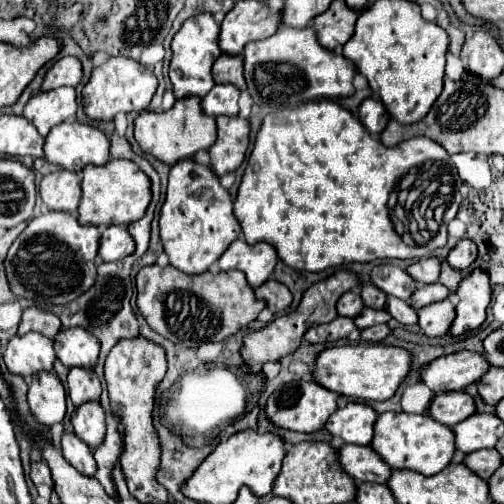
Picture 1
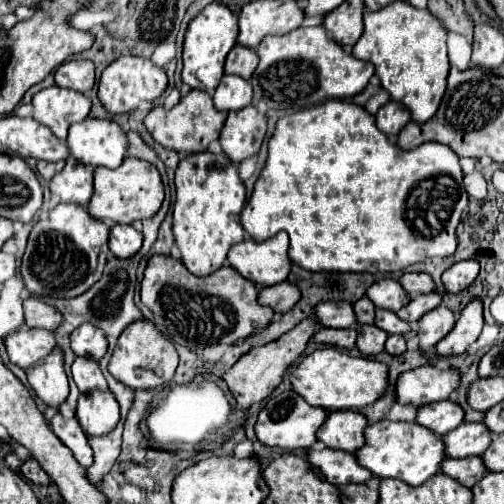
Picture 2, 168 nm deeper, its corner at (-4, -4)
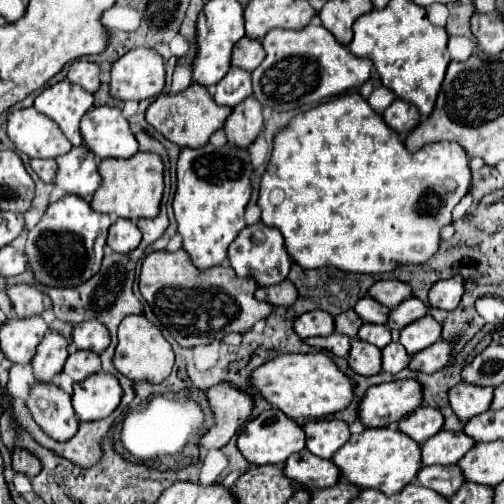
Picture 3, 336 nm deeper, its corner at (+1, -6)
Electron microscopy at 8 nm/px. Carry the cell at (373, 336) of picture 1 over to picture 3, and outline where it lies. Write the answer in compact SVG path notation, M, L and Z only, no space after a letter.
M390 342L382 350L382 370L390 374L398 374L402 368L408 366L408 352L400 342Z

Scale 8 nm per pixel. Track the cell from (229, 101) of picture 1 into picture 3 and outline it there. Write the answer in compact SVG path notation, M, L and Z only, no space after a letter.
M230 68L230 72L216 84L214 102L220 104L220 106L234 108L236 104L240 104L250 94L252 94L250 72L238 70L238 68Z

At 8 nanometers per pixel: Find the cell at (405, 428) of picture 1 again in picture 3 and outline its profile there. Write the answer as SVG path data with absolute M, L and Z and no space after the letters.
M366 428L362 434L354 434L334 456L332 460L340 468L342 476L362 488L378 488L384 494L396 494L406 484L410 484L422 468L420 444L414 442L400 430L390 428Z

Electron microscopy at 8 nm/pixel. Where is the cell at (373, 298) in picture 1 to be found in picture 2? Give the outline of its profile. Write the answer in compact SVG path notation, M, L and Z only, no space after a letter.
M363 296L361 300L357 300L357 304L353 304L353 310L355 310L357 324L373 324L375 304L371 300L367 300L367 296Z

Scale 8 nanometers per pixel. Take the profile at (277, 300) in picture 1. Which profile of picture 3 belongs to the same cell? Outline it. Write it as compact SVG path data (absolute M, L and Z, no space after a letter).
M284 280L276 286L268 286L268 288L258 288L256 290L256 300L262 300L262 302L268 302L272 306L292 306L298 298L298 292L294 288L292 282Z

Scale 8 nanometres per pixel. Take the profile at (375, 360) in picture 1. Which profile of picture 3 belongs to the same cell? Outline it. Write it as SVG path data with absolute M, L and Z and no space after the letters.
M324 352L308 354L284 354L262 364L252 372L254 386L262 396L276 408L284 410L294 420L306 418L326 418L326 416L304 416L304 414L336 414L350 406L354 400L356 384L334 364L334 360Z

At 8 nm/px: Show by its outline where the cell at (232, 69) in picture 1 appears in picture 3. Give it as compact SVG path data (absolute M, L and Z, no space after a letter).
M244 36L240 42L236 42L232 52L232 66L252 72L256 66L260 66L262 60L264 60L264 48L260 46L258 40L250 40Z

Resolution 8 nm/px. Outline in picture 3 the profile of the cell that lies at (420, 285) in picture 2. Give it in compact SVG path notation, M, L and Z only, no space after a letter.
M380 280L368 290L368 296L376 298L380 304L394 308L402 300L412 298L412 286L406 282L400 282L400 280Z

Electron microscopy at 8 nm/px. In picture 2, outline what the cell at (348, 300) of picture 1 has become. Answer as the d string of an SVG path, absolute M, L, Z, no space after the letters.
M321 302L313 308L313 318L325 328L355 328L355 314L349 302Z

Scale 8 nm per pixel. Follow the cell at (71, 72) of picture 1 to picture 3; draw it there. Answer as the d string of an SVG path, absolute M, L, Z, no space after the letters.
M76 60L76 62L72 62L66 78L68 78L72 84L82 86L86 92L96 92L98 86L100 86L98 74L100 74L98 64L86 62L86 60Z

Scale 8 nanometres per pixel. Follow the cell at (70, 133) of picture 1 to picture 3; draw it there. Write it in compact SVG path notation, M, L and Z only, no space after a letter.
M94 106L92 110L88 110L88 114L84 114L80 122L80 136L86 150L96 154L98 158L130 158L138 152L138 142L126 118L118 108L112 108L112 106Z

